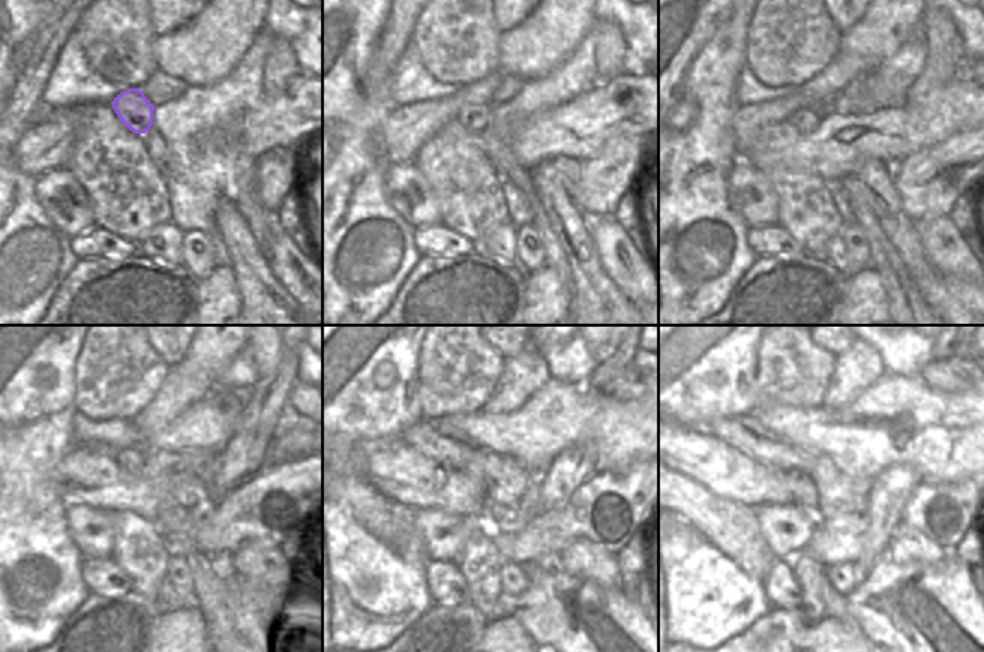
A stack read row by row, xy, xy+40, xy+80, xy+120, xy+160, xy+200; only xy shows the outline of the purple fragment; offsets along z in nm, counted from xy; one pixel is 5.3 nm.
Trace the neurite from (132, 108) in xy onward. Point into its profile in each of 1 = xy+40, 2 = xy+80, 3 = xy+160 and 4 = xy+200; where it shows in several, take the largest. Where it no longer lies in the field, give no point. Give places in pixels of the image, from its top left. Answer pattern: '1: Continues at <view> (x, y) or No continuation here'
1: Continues at xy+40 (473, 119)
2: Continues at xy+80 (806, 120)
3: Continues at xy+160 (471, 469)
4: Continues at xy+200 (803, 489)

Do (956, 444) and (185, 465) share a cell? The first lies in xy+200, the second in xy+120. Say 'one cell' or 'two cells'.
two cells

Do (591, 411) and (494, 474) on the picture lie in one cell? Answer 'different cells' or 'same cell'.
different cells

